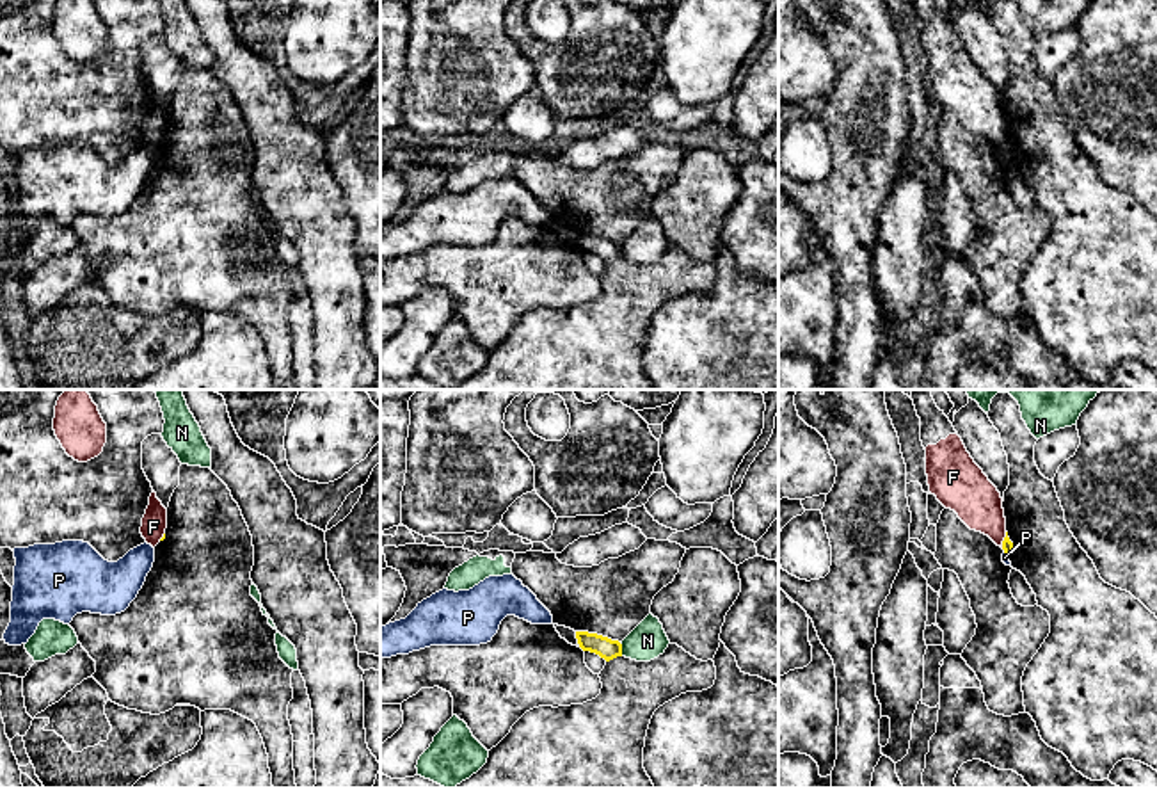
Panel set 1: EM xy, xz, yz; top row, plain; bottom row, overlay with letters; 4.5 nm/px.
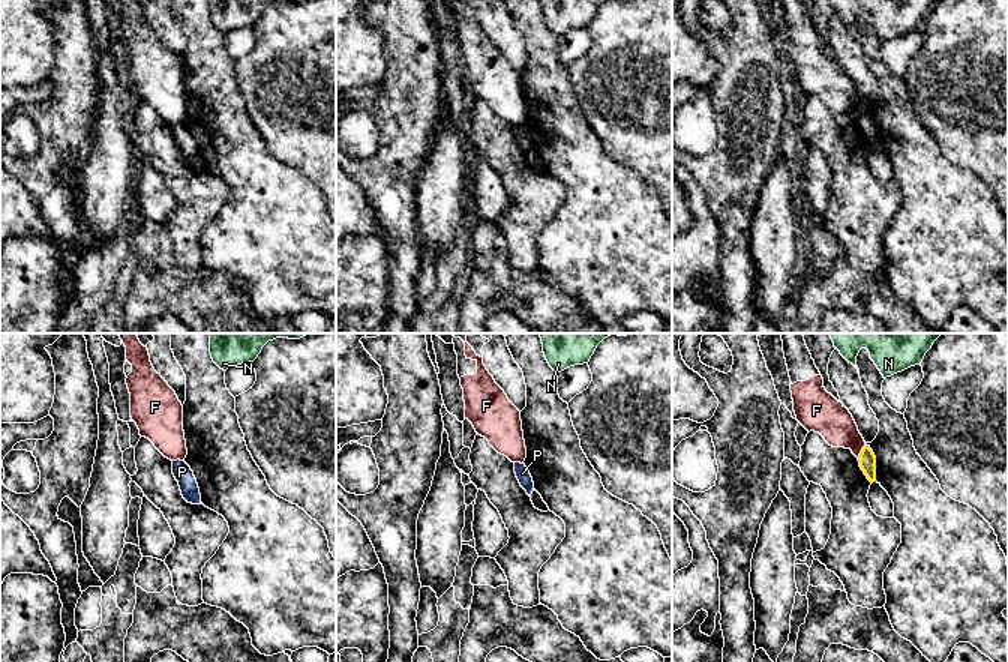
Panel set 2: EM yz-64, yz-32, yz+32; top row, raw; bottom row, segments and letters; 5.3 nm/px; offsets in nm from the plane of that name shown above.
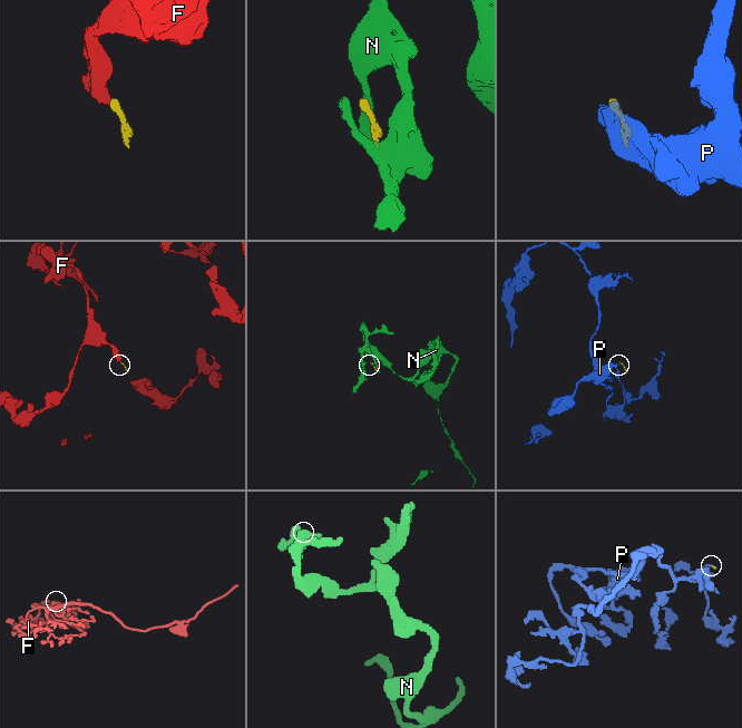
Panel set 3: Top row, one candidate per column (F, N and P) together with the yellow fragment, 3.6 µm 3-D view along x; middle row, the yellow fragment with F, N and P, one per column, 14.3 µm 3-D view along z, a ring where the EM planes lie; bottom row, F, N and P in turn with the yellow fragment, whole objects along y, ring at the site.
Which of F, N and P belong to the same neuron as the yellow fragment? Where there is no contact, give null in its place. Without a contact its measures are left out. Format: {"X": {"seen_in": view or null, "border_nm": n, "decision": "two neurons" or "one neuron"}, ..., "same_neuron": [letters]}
{"F": {"seen_in": "yz", "border_nm": 80, "decision": "two neurons"}, "N": {"seen_in": "xz", "border_nm": 70, "decision": "two neurons"}, "P": {"seen_in": "yz", "border_nm": 40, "decision": "two neurons"}, "same_neuron": []}

